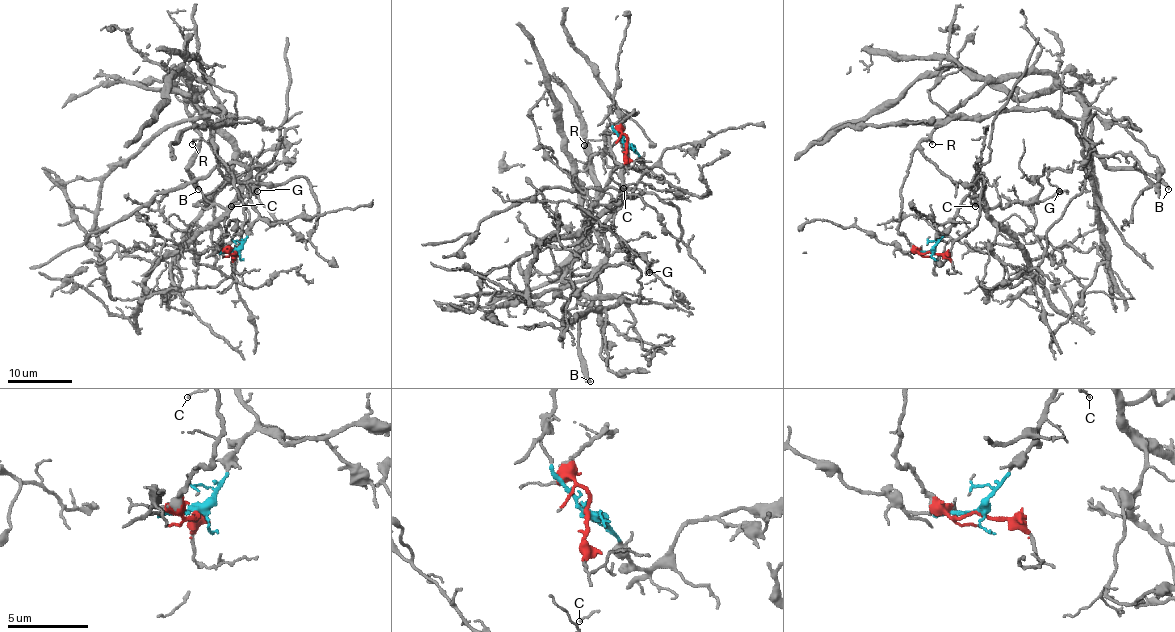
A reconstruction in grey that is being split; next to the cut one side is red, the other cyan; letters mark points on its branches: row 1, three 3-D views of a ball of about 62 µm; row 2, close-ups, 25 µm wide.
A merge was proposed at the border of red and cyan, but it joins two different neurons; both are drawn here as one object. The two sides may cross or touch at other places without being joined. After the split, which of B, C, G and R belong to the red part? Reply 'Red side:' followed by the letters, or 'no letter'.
Red side: B, R

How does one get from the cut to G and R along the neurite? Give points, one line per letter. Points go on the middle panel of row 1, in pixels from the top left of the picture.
G: (626, 144), (650, 168), (591, 228), (605, 252), (626, 252), (650, 265), (657, 260), (649, 273)
R: (626, 144), (621, 123), (633, 111), (636, 113), (610, 124), (599, 140), (589, 139), (584, 145)

